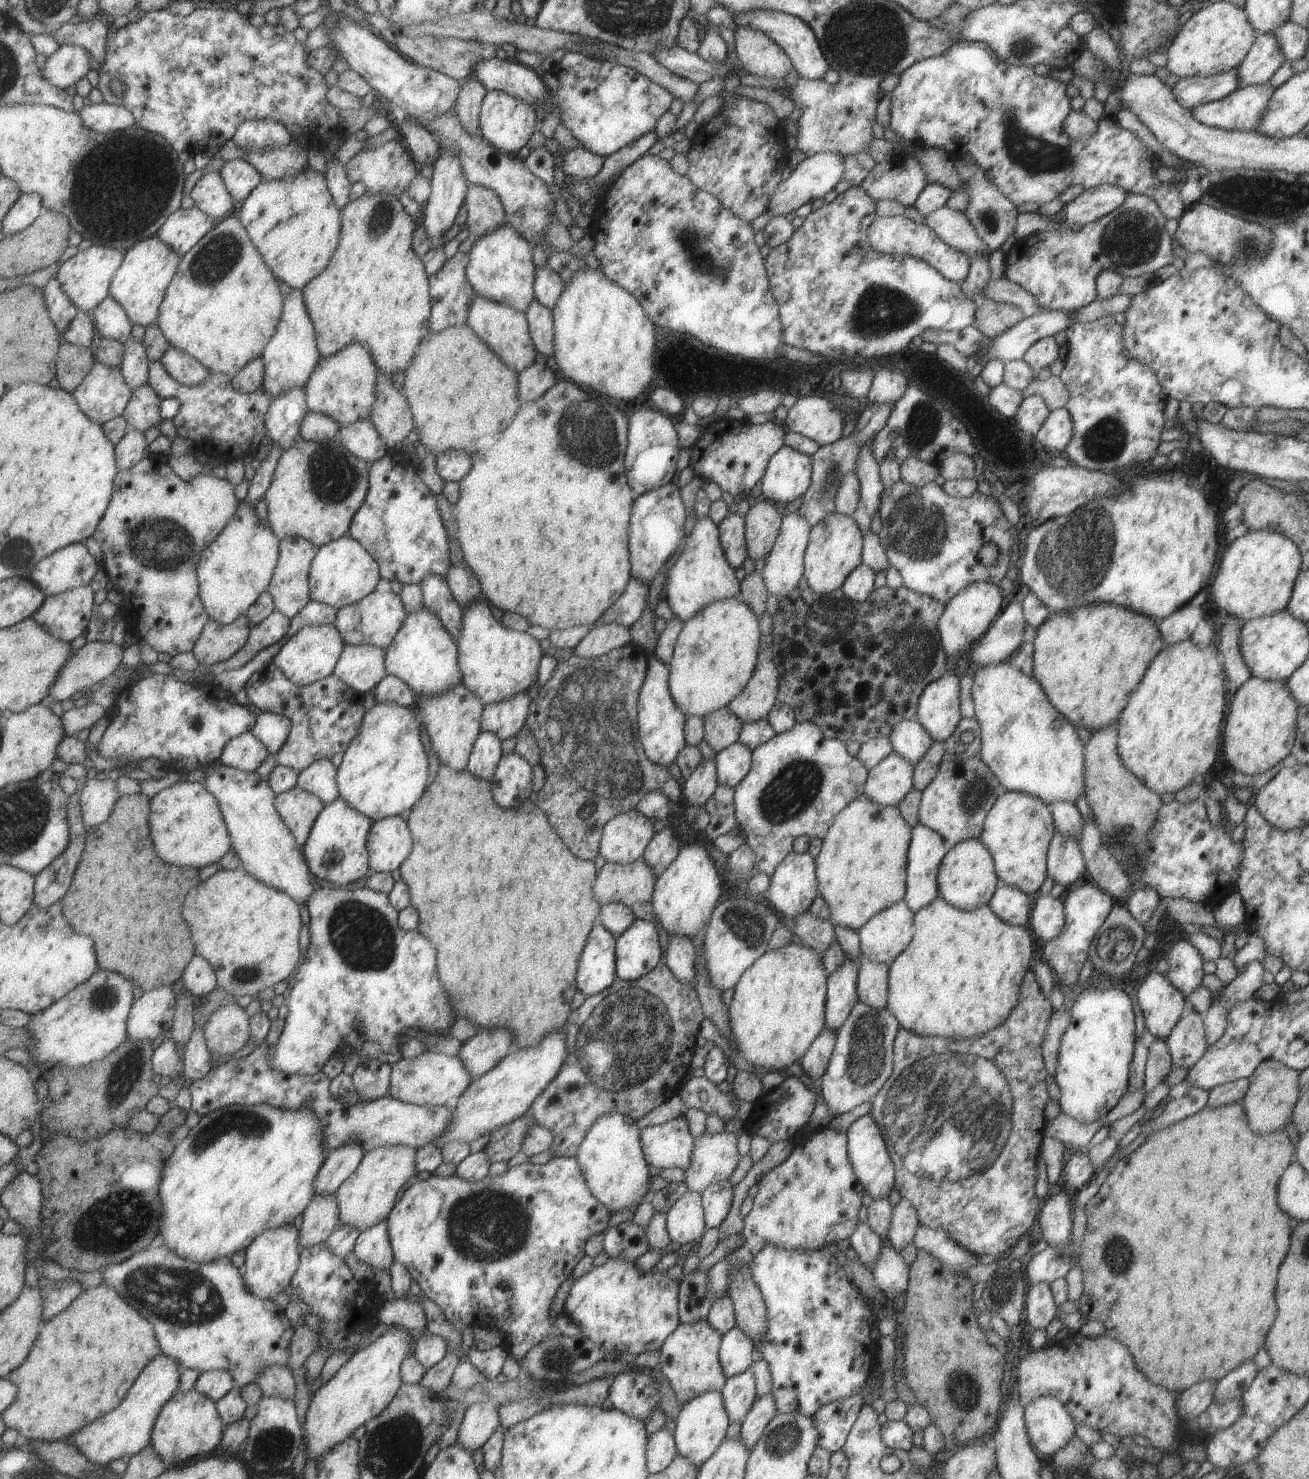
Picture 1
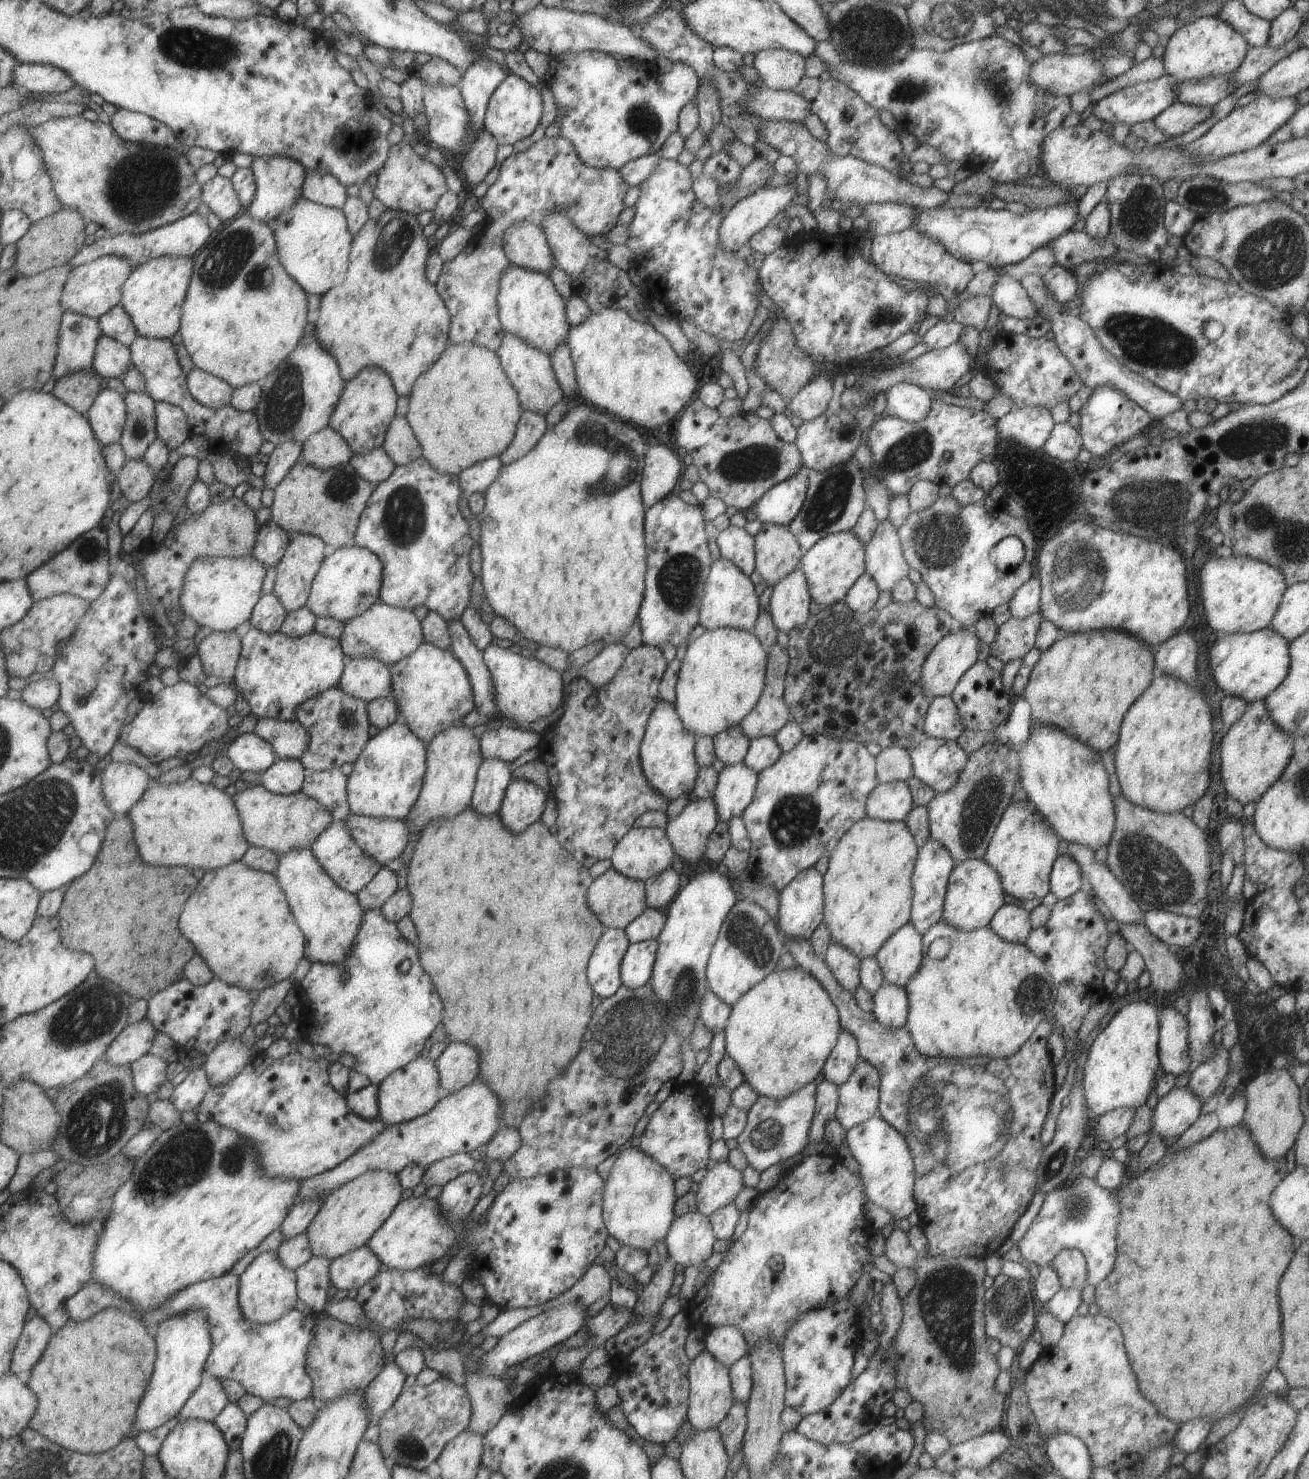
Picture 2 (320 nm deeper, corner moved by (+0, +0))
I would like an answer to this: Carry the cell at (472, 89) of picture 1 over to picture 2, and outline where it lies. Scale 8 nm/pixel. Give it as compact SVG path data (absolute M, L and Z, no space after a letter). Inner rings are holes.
M483 129L479 130L477 136L459 164L465 176L464 183L470 189L479 184L493 168L496 162L495 153L499 146L493 136Z

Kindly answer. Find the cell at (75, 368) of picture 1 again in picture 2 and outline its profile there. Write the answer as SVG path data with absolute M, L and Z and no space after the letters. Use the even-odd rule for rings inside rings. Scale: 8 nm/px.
M95 370L79 371L55 382L52 393L87 416L103 390L103 377Z

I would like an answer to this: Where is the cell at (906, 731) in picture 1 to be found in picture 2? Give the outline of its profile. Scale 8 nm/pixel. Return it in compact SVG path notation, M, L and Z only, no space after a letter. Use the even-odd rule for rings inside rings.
M927 737L914 749L909 749L913 777L918 778L923 784L929 785L935 793L947 792L957 784L958 776L962 773L968 754L956 740L936 739Z

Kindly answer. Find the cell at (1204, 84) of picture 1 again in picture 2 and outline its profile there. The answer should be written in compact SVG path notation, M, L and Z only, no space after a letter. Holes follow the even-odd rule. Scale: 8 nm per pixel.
M1167 74L1156 78L1155 80L1148 80L1142 83L1135 83L1121 90L1110 93L1106 97L1100 98L1098 101L1092 103L1091 114L1095 118L1103 122L1109 122L1113 126L1117 124L1129 124L1131 126L1135 123L1140 123L1146 120L1153 120L1164 108L1167 108L1174 102L1175 80Z

